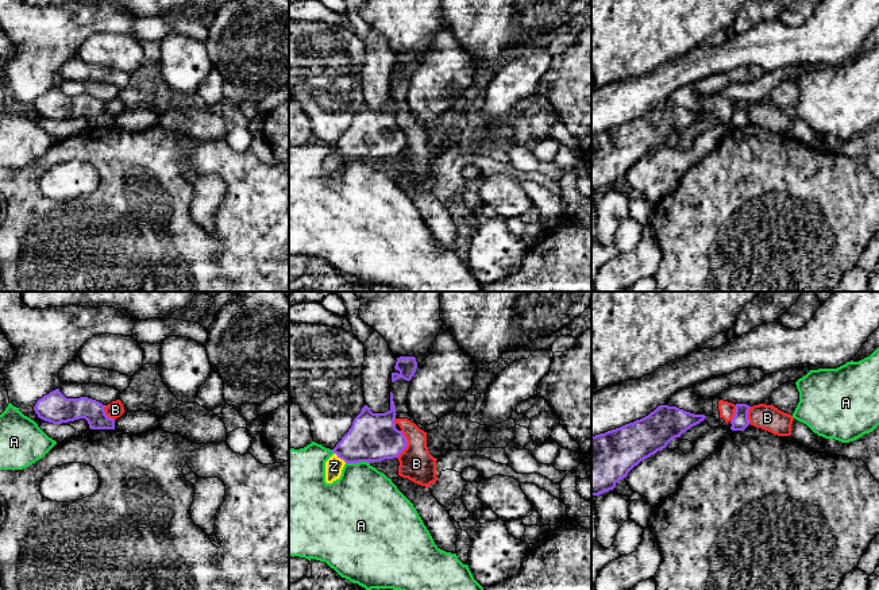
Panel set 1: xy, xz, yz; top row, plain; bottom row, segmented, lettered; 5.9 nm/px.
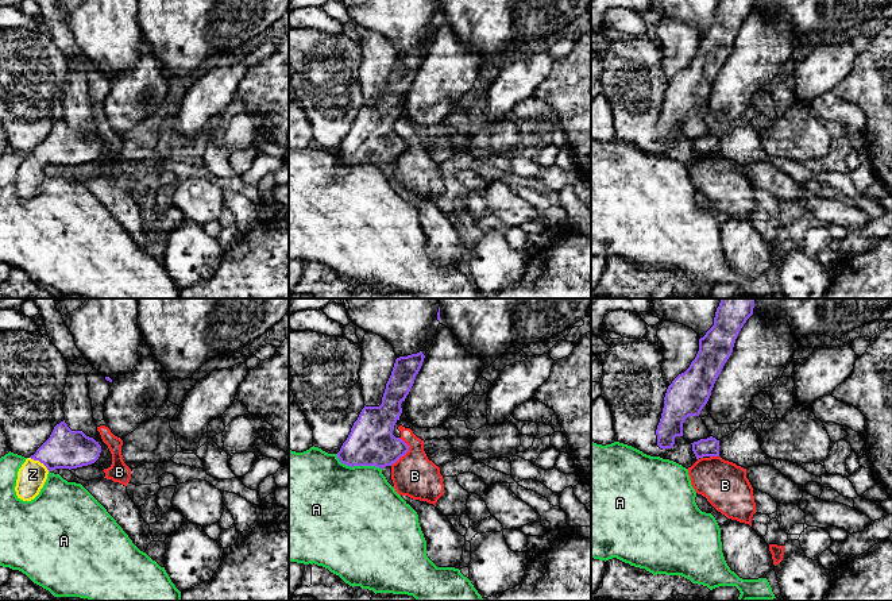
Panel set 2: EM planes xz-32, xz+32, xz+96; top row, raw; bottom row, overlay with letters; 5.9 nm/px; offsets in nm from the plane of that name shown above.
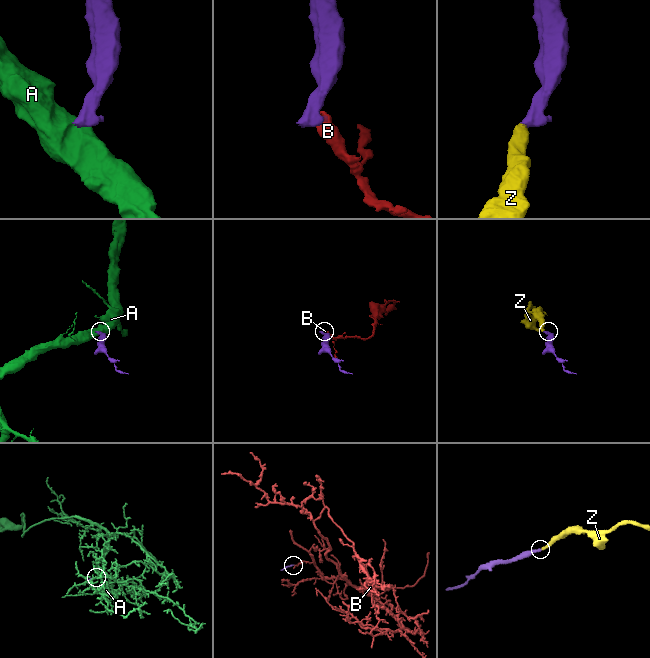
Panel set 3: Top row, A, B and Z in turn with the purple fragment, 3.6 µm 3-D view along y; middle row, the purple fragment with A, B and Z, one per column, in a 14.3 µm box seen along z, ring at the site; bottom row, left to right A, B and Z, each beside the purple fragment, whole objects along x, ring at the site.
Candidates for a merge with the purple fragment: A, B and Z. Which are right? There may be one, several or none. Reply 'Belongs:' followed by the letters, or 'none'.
Belongs: Z

